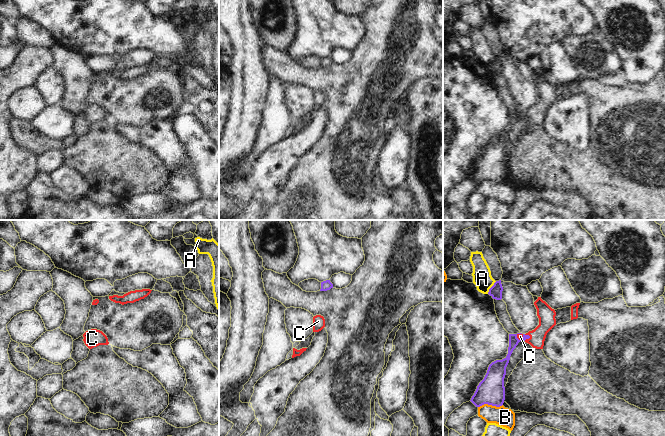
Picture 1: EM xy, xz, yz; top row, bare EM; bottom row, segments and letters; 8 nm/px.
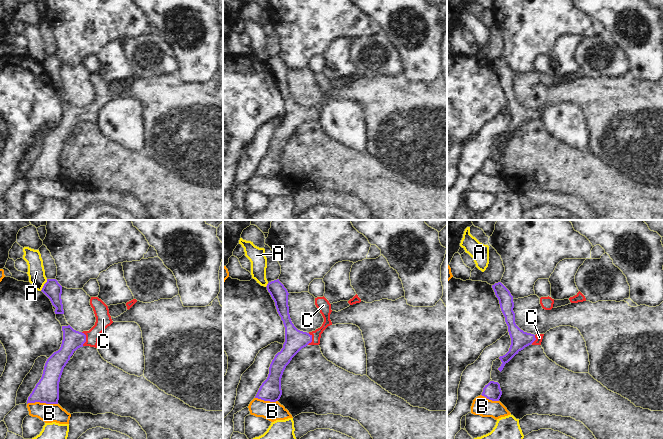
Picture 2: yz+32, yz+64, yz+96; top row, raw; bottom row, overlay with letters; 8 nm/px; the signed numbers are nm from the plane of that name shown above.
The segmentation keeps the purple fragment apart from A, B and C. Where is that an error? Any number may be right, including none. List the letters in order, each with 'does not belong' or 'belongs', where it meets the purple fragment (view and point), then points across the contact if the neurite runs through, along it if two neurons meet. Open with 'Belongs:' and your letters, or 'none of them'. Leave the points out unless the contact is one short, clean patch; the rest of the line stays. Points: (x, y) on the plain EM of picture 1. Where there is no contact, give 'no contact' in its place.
Belongs: C
A: does not belong | yz (491, 63) | along yz (496, 57), (487, 69)
B: does not belong | yz (490, 180) | along yz (502, 180), (499, 182), (482, 180), (478, 183)
C: belongs | yz (523, 110) | across yz (513, 116), (518, 110), (523, 110), (520, 112)

